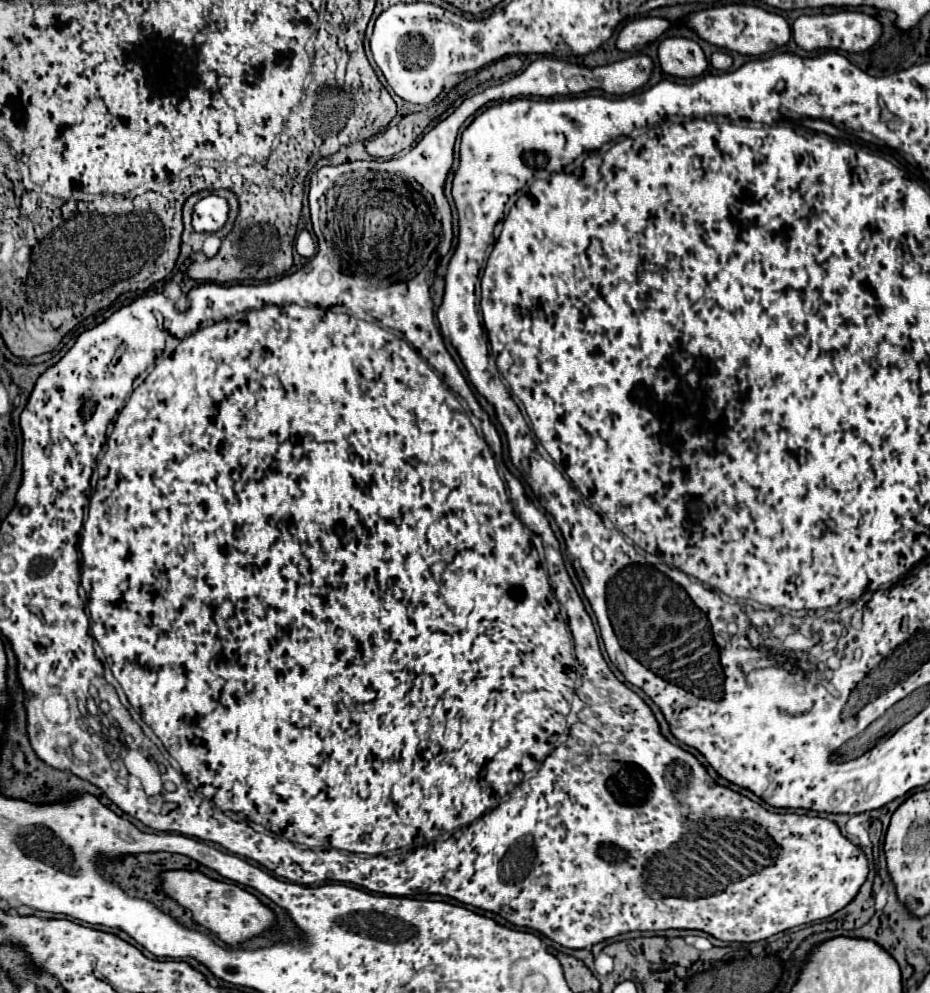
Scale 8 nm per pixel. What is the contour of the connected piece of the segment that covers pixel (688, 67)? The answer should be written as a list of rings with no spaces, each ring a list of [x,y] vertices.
[[[684,37],[664,39],[658,47],[658,57],[662,71],[684,79],[700,77],[708,65],[700,45]]]

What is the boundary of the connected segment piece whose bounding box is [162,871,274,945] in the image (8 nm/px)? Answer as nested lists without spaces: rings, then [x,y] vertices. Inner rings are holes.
[[[172,871],[164,875],[162,887],[179,905],[190,909],[198,925],[208,927],[228,945],[238,945],[274,925],[274,913],[264,907],[252,893],[234,883],[214,881],[198,871]]]

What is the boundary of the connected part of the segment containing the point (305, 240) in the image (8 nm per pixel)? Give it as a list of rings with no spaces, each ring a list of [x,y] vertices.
[[[302,229],[296,237],[296,251],[300,257],[306,257],[306,259],[310,259],[316,253],[316,245],[314,245],[314,241],[306,229]]]

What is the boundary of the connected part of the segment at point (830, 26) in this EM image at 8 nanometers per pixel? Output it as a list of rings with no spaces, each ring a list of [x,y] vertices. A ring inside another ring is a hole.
[[[842,9],[838,13],[820,13],[820,15],[800,15],[792,25],[792,37],[798,47],[804,51],[816,51],[816,49],[844,49],[844,51],[866,51],[870,49],[880,38],[882,26],[872,15],[864,11],[850,11]]]

